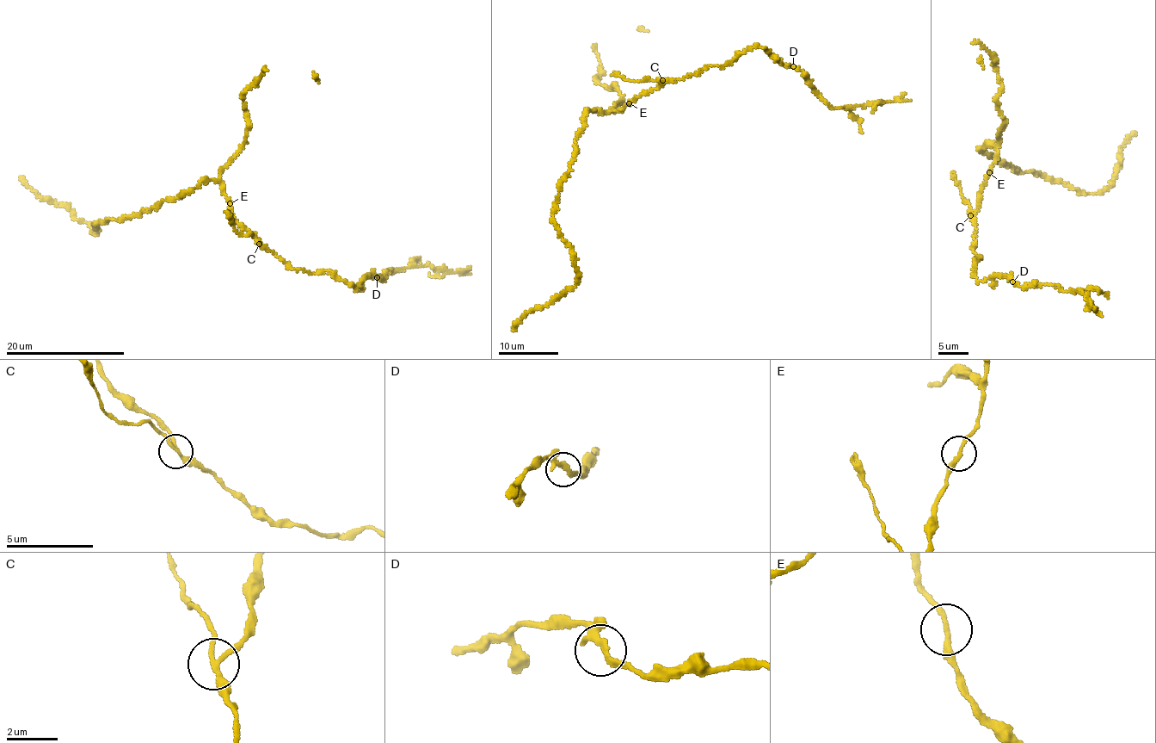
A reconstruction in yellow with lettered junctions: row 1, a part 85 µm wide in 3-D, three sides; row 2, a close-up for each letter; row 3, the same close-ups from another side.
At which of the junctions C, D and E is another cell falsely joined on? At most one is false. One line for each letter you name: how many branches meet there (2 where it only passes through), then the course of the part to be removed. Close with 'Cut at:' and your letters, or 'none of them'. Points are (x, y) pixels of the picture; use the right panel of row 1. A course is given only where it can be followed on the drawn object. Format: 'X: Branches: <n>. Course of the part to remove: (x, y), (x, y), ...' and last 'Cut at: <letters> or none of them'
C: Branches: 3. Course of the part to remove: (970, 214), (953, 171)
Cut at: C

